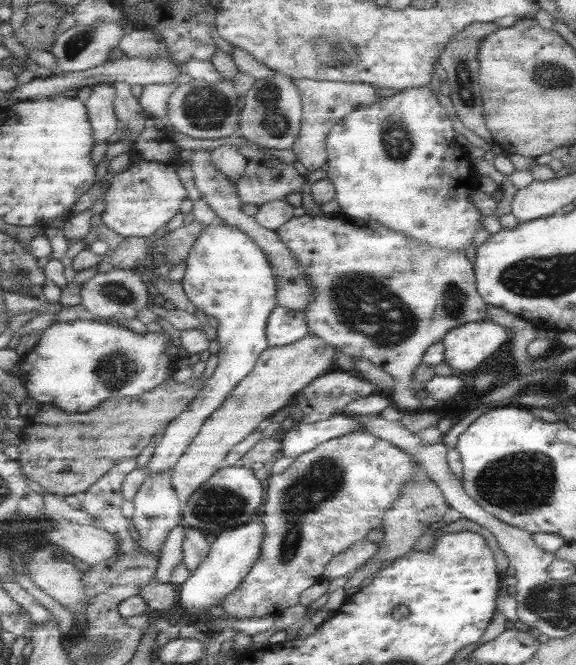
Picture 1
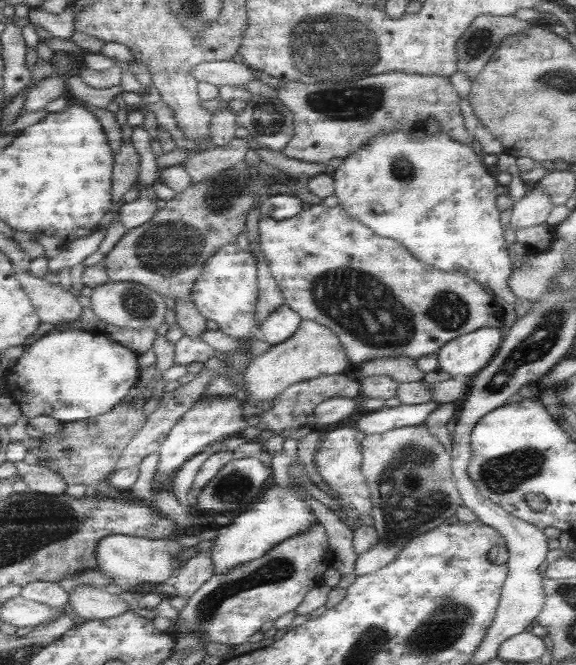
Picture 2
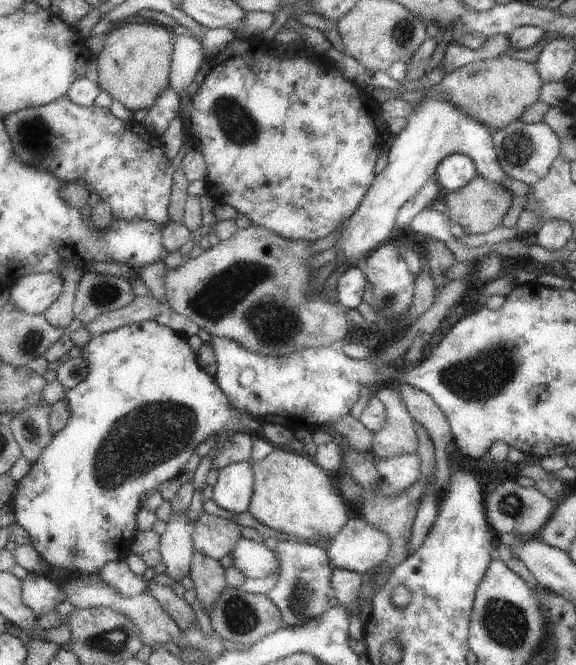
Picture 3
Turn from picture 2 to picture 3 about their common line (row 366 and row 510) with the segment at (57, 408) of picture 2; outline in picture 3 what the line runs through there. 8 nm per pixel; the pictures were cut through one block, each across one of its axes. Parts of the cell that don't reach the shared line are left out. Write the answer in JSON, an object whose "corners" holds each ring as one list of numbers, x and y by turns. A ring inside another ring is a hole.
{"corners":[[155,319,125,325,111,332,92,337,82,348,81,356,87,361,88,375,83,382,67,390,65,398,70,402,72,408,71,418,67,426,54,436,39,460,31,466,30,471,18,481,10,507,15,520,29,533,32,545,55,571,78,571,93,575,101,572,107,563,123,561,132,553,132,542,139,531,137,518,138,512,142,510,140,503,144,500,143,496,147,492,155,492,161,484,177,478,201,442,205,442,213,434,220,436,222,432,232,429,234,432,244,431,257,436,263,428,263,422,249,413,240,415,216,379,199,364,198,353,193,352,191,344,187,342,187,337,176,333,171,327,157,323]]}

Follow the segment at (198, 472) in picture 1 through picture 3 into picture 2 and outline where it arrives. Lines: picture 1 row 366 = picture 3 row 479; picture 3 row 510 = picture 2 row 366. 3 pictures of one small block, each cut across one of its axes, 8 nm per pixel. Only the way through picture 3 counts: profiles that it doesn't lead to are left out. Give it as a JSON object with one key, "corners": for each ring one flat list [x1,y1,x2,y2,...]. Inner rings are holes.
{"corners":[[302,320,289,340,272,347,257,358,251,360,244,372,245,395,238,393,241,404,249,402,256,408,259,402,275,402,286,388,298,382,312,378,340,374,347,366,346,353,336,334,322,323]]}

